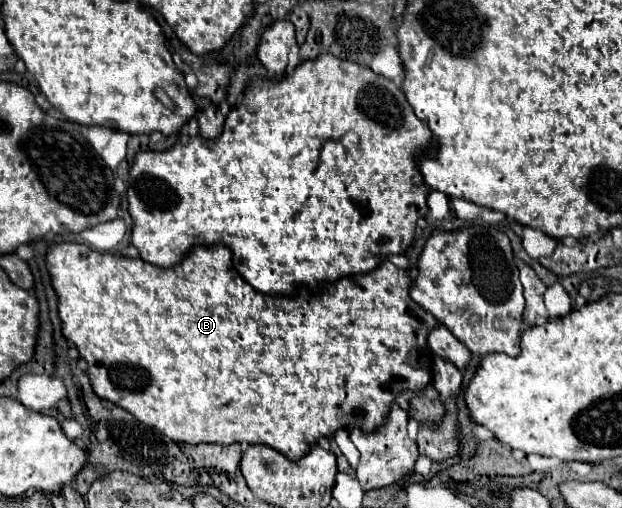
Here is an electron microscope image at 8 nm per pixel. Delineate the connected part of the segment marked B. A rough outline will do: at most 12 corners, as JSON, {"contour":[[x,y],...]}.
{"contour":[[52,245],[96,395],[290,461],[380,429],[440,321],[382,261],[272,297]]}

